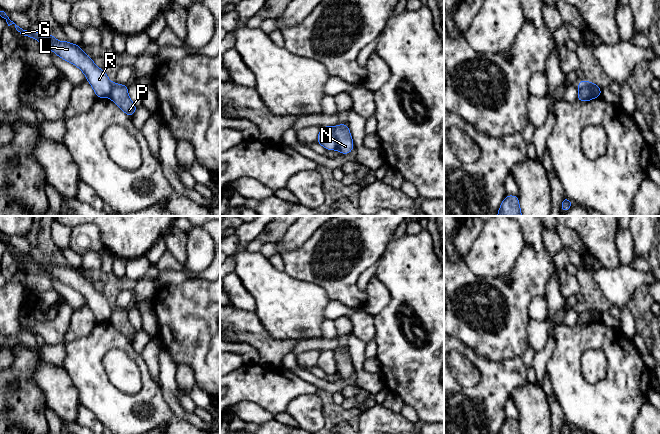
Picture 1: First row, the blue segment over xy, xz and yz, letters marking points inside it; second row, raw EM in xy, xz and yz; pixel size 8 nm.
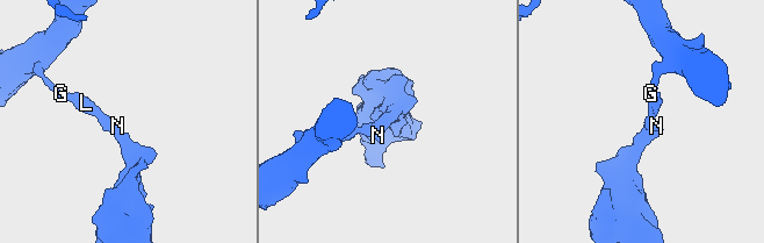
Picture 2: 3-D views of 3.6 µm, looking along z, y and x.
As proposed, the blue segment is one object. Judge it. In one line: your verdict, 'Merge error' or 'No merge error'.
Merge error

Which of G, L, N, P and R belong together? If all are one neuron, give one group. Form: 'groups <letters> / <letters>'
groups G L R / N P

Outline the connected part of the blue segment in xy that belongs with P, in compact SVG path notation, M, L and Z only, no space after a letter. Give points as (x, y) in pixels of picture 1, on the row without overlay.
M114 307L108 320L129 342L137 334L137 330L132 326L128 319L128 310Z

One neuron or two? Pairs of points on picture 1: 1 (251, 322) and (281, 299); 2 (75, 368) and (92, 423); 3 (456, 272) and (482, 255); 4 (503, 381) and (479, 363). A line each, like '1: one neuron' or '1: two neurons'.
1: two neurons
2: two neurons
3: two neurons
4: one neuron

